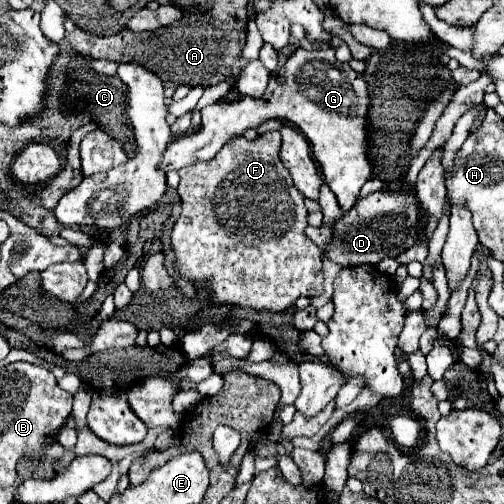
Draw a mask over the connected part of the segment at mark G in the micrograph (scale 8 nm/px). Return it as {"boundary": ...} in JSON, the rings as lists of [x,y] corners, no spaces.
{"boundary":[[[332,46],[326,48],[326,50],[318,50],[318,52],[298,48],[286,60],[286,64],[276,74],[272,74],[268,90],[266,90],[262,100],[240,98],[236,102],[216,102],[216,104],[210,104],[210,106],[202,108],[202,124],[200,124],[198,132],[194,132],[190,136],[184,136],[184,138],[178,138],[178,140],[172,140],[168,144],[168,148],[164,150],[164,156],[160,160],[160,170],[170,172],[170,170],[180,170],[184,166],[190,166],[194,162],[212,160],[216,156],[216,152],[228,140],[232,140],[236,136],[242,136],[248,128],[258,130],[258,126],[266,120],[280,118],[280,120],[286,120],[286,122],[292,122],[294,126],[298,126],[298,130],[308,138],[312,154],[314,154],[314,158],[316,158],[316,162],[322,170],[324,182],[334,192],[340,208],[344,212],[348,212],[356,204],[356,200],[360,196],[360,188],[372,178],[372,164],[368,164],[368,136],[366,136],[368,104],[370,104],[370,98],[368,98],[366,80],[362,78],[362,74],[354,72],[348,64],[338,62],[336,56],[334,56]]]}

